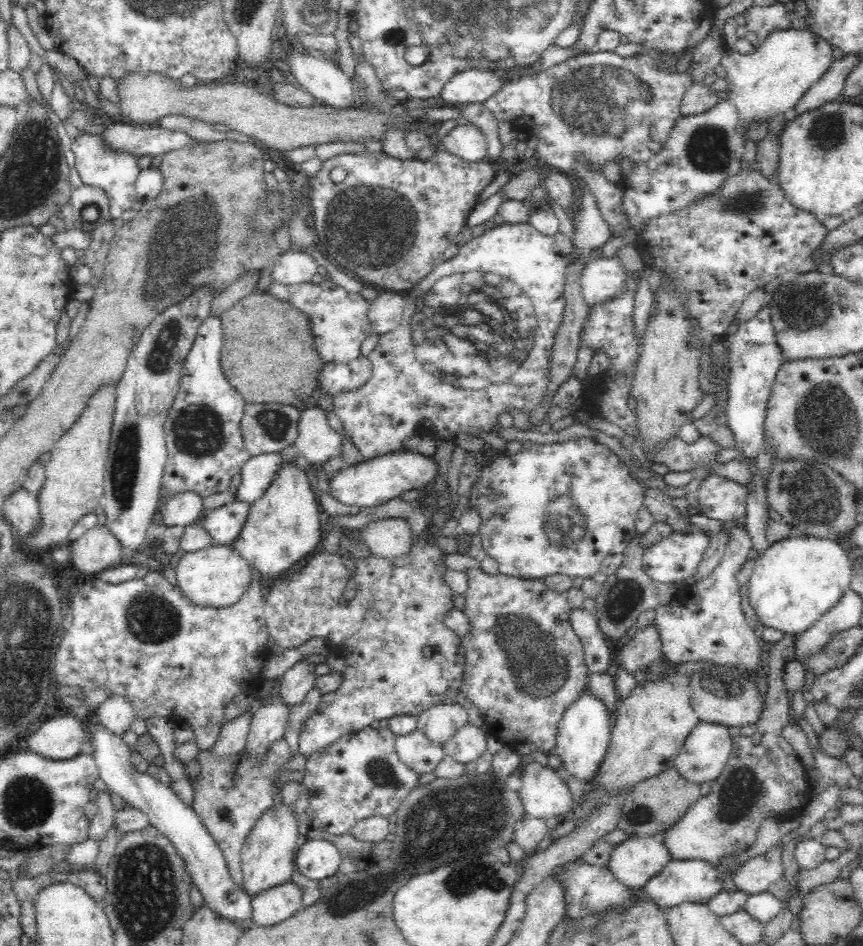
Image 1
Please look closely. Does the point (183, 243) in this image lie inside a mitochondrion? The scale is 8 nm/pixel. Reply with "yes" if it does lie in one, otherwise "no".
yes

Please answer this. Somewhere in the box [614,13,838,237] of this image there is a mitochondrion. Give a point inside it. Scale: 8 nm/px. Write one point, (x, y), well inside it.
(707, 149)

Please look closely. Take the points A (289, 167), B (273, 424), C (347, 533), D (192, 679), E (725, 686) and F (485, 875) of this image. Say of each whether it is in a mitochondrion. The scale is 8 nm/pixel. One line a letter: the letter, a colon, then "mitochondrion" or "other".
A: other
B: mitochondrion
C: other
D: other
E: mitochondrion
F: mitochondrion

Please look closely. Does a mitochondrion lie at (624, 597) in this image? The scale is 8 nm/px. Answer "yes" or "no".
yes

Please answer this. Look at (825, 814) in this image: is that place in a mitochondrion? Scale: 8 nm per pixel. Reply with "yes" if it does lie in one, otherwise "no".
no

